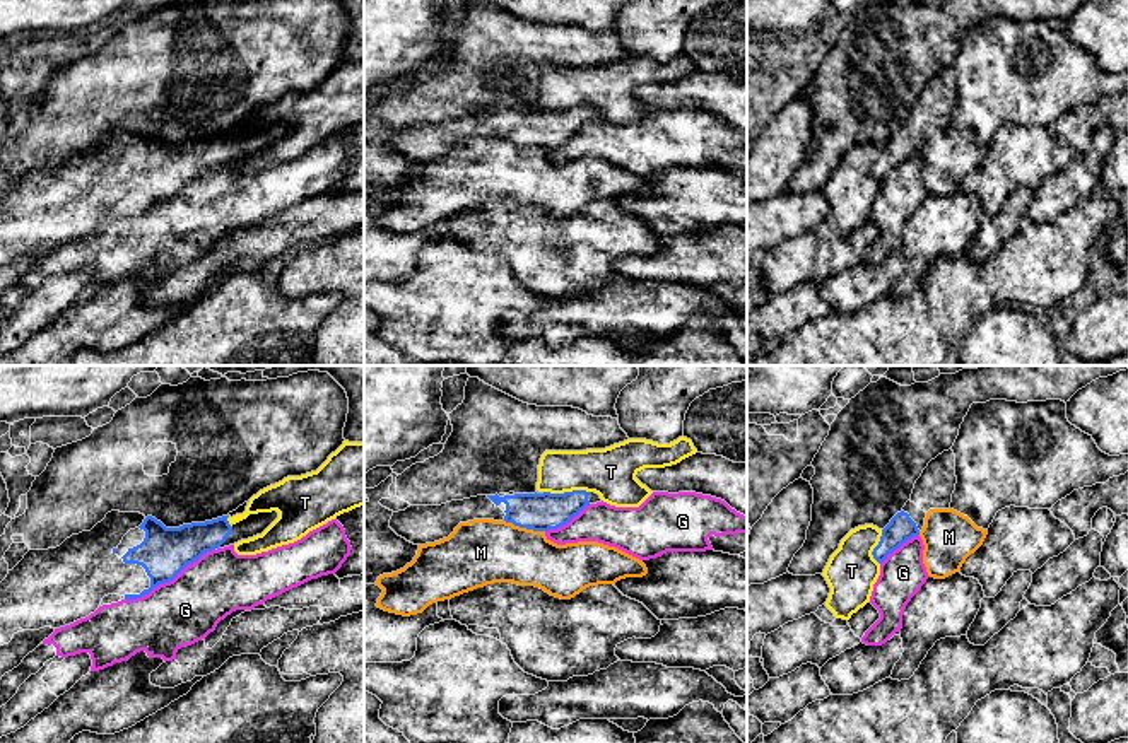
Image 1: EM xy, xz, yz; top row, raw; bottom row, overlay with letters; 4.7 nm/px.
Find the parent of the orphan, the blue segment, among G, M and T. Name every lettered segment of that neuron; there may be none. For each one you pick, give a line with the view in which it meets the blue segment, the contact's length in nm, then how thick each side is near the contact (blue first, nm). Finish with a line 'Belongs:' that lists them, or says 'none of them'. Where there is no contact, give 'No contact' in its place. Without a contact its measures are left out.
Belongs: none of them

